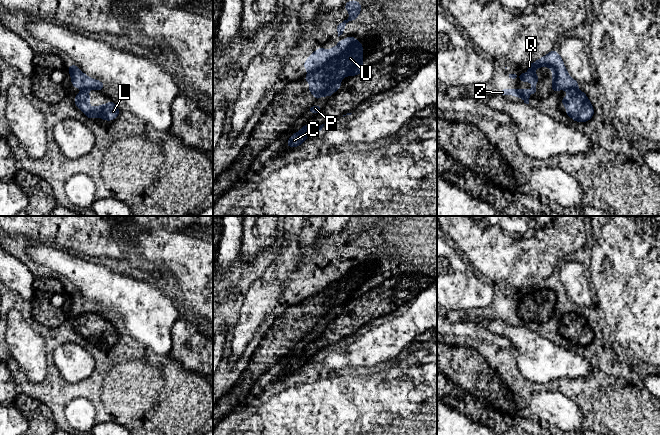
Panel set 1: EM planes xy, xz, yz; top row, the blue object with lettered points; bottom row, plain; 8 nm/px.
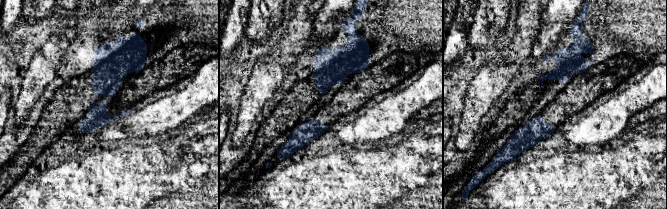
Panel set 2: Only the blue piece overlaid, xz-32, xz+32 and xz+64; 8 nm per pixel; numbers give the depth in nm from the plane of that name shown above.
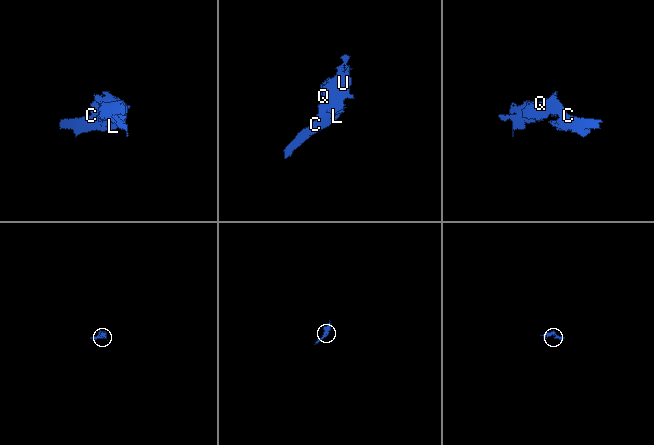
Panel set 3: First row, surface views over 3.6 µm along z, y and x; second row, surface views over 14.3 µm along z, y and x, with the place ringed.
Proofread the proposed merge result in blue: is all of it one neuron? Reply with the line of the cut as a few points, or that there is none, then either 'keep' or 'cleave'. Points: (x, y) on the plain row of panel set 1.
cut in yz along (575, 312), (568, 314); cleave

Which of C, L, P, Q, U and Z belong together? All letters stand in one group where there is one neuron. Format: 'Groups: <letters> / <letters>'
Groups: C L / P Q U Z

